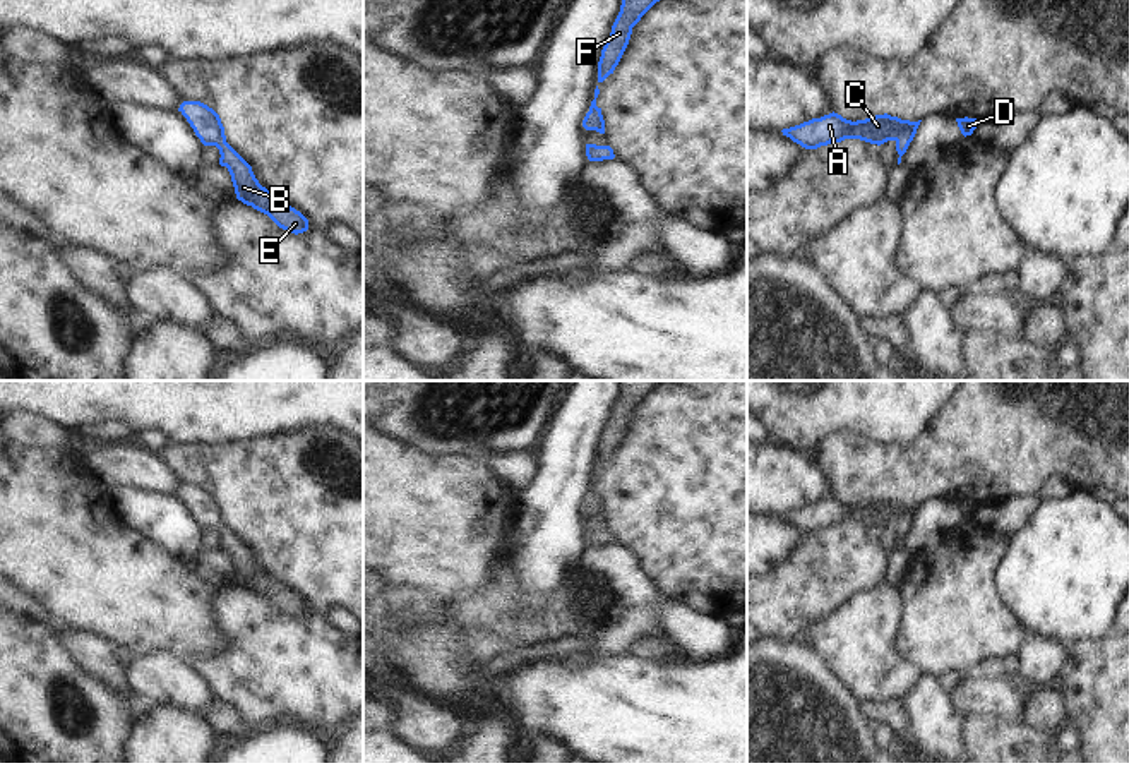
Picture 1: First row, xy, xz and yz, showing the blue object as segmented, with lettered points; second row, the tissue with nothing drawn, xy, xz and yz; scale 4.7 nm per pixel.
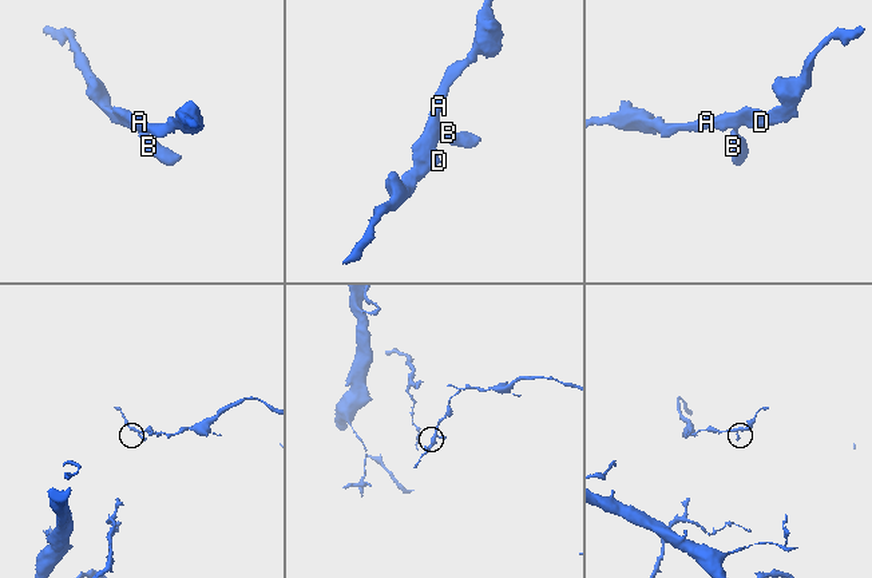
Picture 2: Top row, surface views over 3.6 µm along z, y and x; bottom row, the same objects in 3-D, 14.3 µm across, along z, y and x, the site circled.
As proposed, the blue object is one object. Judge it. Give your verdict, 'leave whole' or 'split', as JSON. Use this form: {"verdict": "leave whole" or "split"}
{"verdict": "leave whole"}

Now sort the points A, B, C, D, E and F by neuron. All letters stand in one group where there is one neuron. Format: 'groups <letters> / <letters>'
groups A B C D E F

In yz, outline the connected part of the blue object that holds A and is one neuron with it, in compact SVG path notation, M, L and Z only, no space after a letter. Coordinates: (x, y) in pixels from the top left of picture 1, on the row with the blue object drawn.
M833 111L821 118L812 118L800 125L783 129L781 132L805 149L817 149L831 142L841 142L845 139L860 139L877 146L894 141L896 151L899 154L899 165L901 156L913 141L920 122L922 120L901 120L887 113L851 122Z

